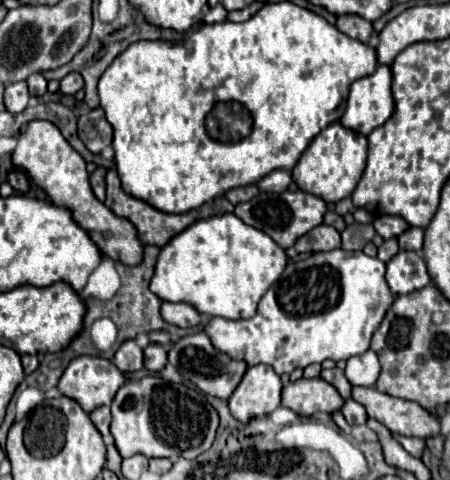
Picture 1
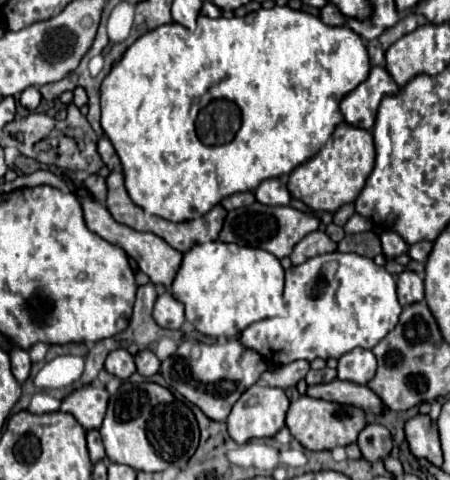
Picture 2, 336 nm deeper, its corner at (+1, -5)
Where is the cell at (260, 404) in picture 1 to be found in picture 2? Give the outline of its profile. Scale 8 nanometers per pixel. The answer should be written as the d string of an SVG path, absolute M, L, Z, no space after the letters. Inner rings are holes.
M252 385L226 419L230 437L236 443L246 443L254 437L274 437L284 427L288 405L284 389Z

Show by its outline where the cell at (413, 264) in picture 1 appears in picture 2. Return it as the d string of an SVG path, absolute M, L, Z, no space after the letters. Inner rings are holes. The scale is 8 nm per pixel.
M402 271L398 277L398 299L400 299L400 305L410 305L410 303L416 303L416 301L422 301L424 299L424 285L422 285L422 279L414 273L414 271Z

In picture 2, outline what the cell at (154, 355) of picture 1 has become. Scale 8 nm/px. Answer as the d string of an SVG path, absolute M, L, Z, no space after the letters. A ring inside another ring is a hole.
M142 349L138 355L136 355L136 367L138 367L138 373L144 375L144 377L150 377L150 375L156 375L158 369L160 369L160 359L150 351L150 349Z

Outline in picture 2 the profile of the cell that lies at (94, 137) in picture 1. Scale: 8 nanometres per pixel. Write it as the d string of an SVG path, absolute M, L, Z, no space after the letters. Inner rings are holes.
M102 137L98 141L98 153L100 153L100 157L102 157L102 161L106 163L108 169L114 169L120 163L120 159L118 159L118 155L116 155L116 151L114 151L114 147L112 147L108 137Z

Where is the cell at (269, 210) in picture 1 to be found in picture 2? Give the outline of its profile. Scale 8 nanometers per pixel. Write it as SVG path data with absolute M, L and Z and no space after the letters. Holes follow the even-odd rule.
M252 203L242 209L234 209L226 215L224 227L220 231L220 239L226 243L238 243L248 247L260 247L278 259L288 257L294 249L294 245L304 239L308 233L316 231L320 225L320 217L314 211L298 211L290 205L286 207L268 207L262 203Z

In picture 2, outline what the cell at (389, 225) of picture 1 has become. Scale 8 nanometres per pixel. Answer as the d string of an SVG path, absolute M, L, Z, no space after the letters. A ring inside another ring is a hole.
M424 241L424 243L414 243L414 245L410 245L408 255L410 255L414 261L426 261L426 257L428 257L430 249L432 249L432 243L430 243L430 241Z

